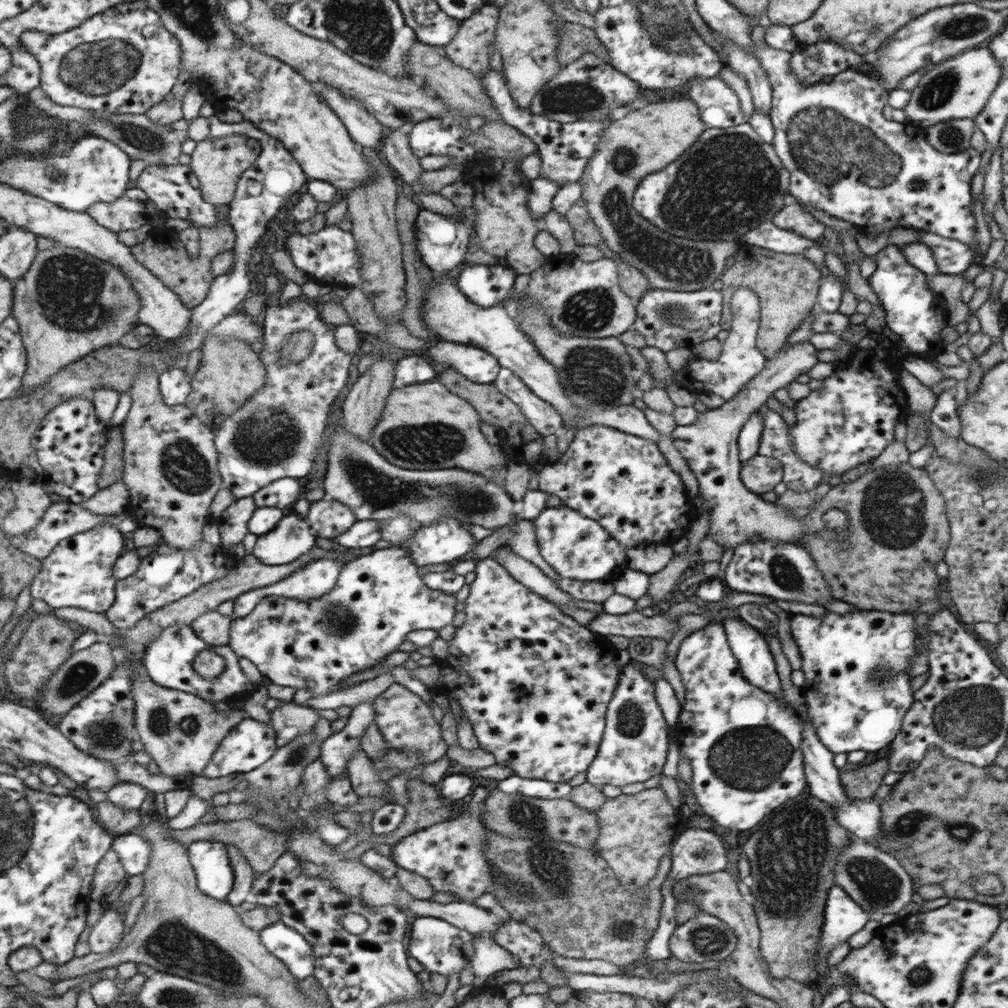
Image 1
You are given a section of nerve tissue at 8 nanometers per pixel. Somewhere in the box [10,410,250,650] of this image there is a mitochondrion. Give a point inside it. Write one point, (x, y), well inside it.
(181, 463)

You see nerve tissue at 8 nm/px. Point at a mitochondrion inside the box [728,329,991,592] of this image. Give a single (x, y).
(893, 512)

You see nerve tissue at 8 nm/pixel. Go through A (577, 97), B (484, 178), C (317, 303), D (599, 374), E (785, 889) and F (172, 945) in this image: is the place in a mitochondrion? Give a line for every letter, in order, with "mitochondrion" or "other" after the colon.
A: mitochondrion
B: other
C: other
D: mitochondrion
E: mitochondrion
F: mitochondrion

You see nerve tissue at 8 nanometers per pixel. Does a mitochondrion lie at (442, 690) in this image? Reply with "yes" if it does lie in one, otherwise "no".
no

